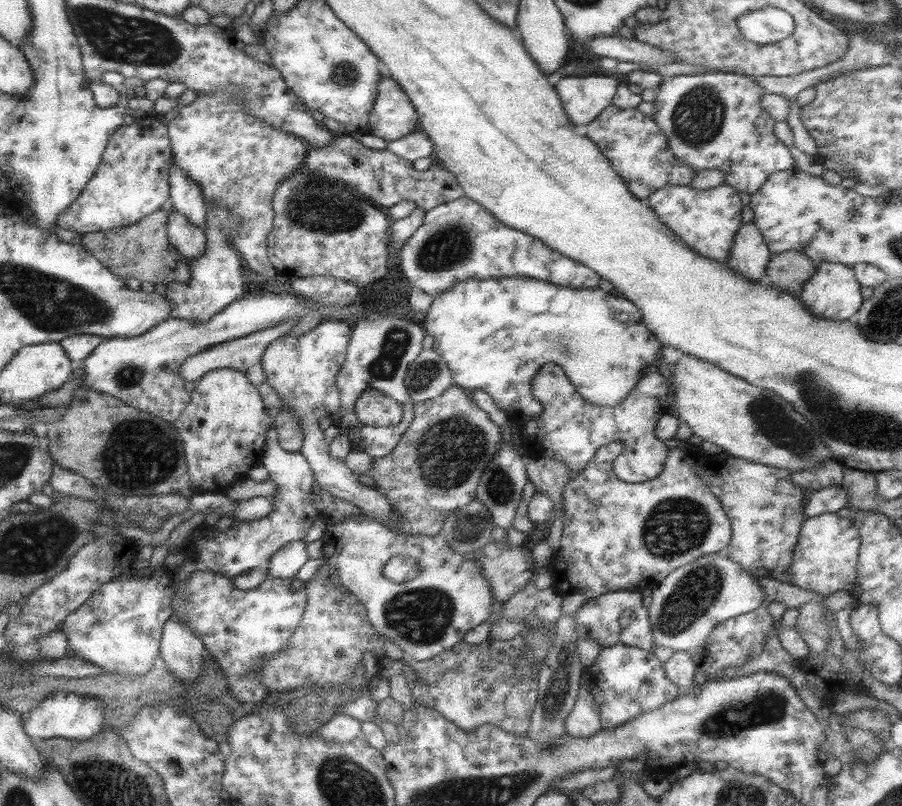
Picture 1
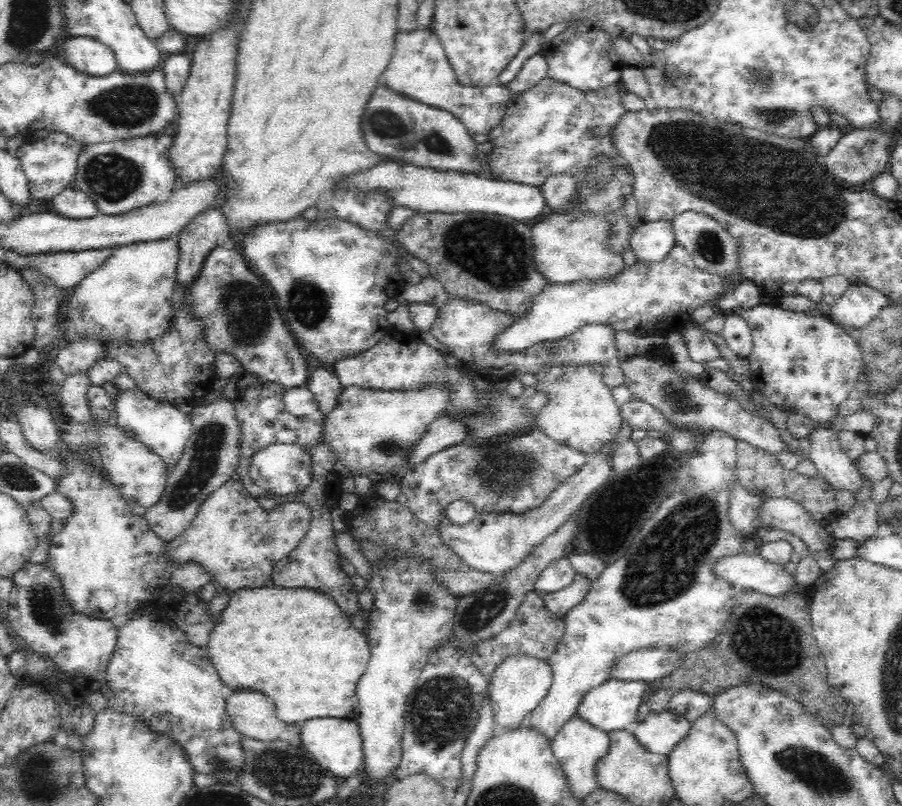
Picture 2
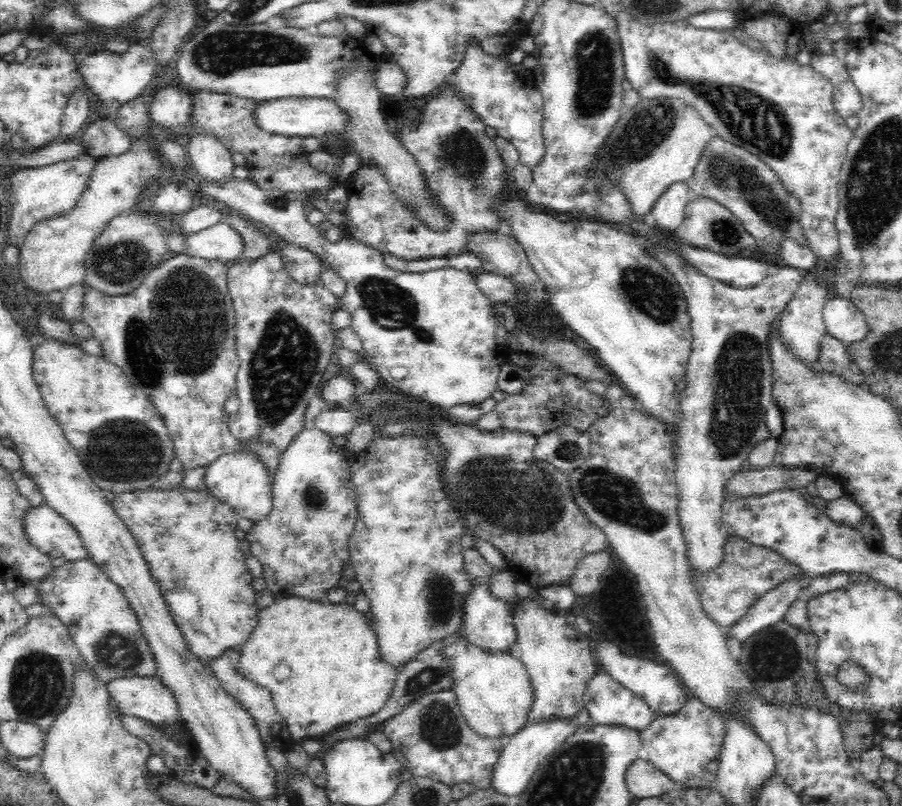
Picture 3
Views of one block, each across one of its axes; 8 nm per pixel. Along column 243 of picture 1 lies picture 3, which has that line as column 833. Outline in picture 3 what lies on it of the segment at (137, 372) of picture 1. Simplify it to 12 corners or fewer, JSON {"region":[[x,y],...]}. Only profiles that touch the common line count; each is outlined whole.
{"region":[[830,296],[827,333],[844,344],[862,341],[866,317],[849,298]]}

